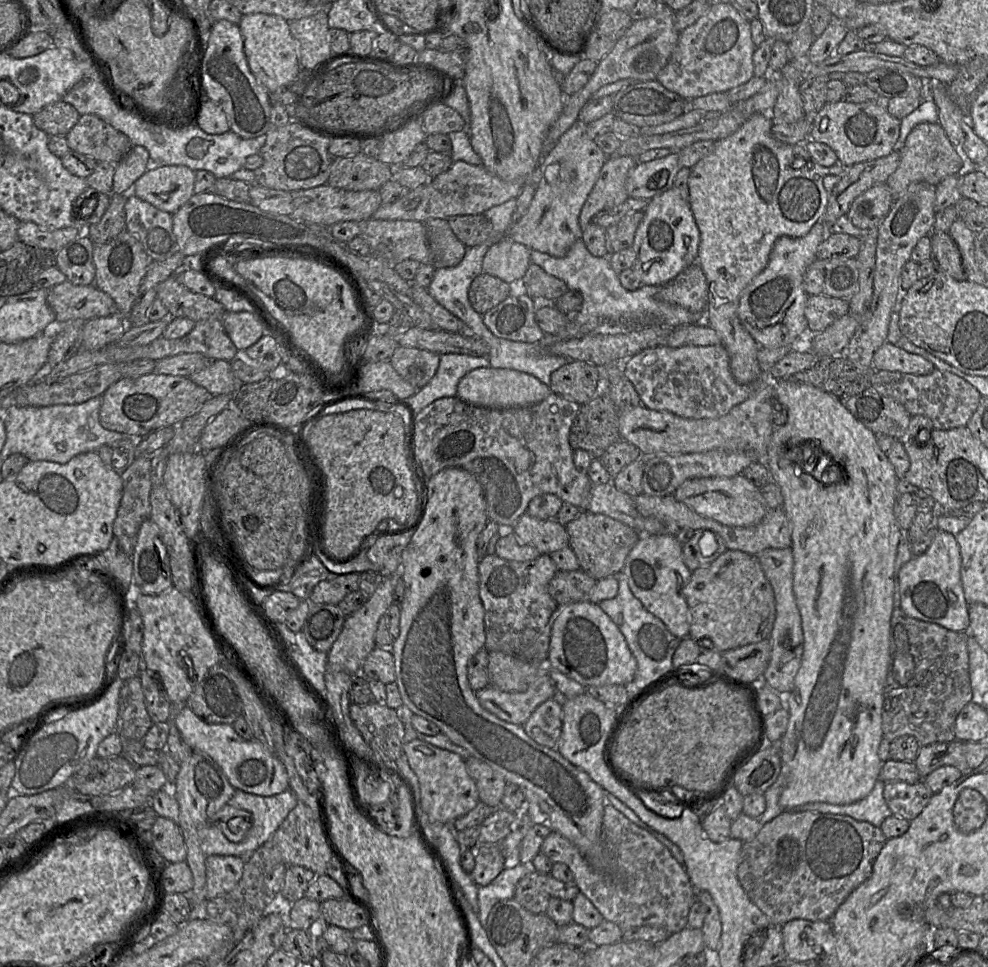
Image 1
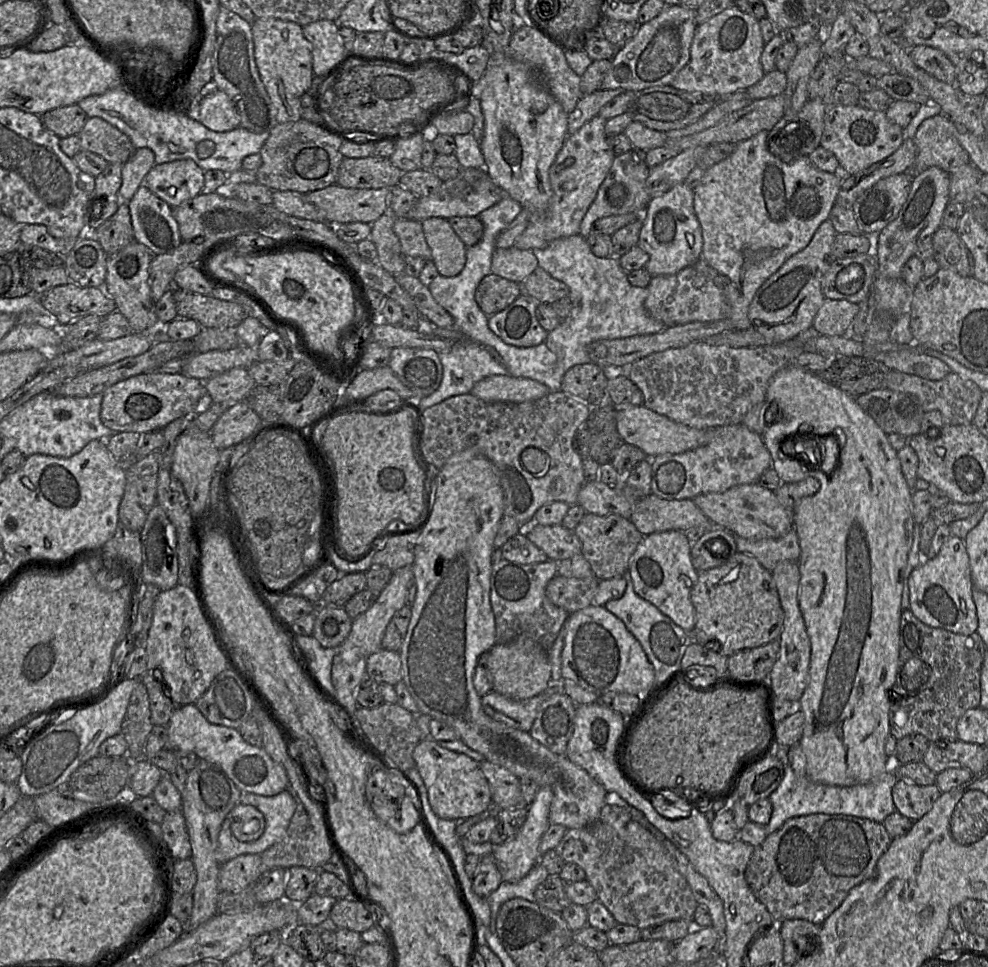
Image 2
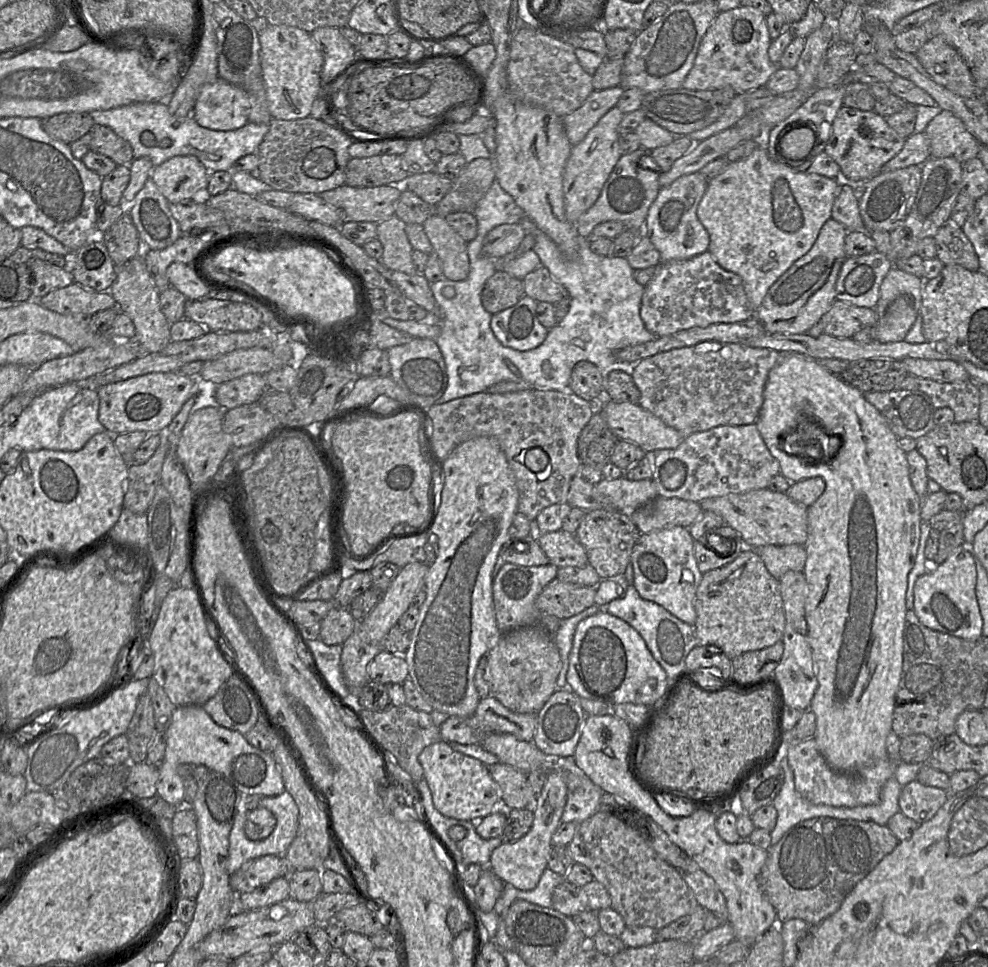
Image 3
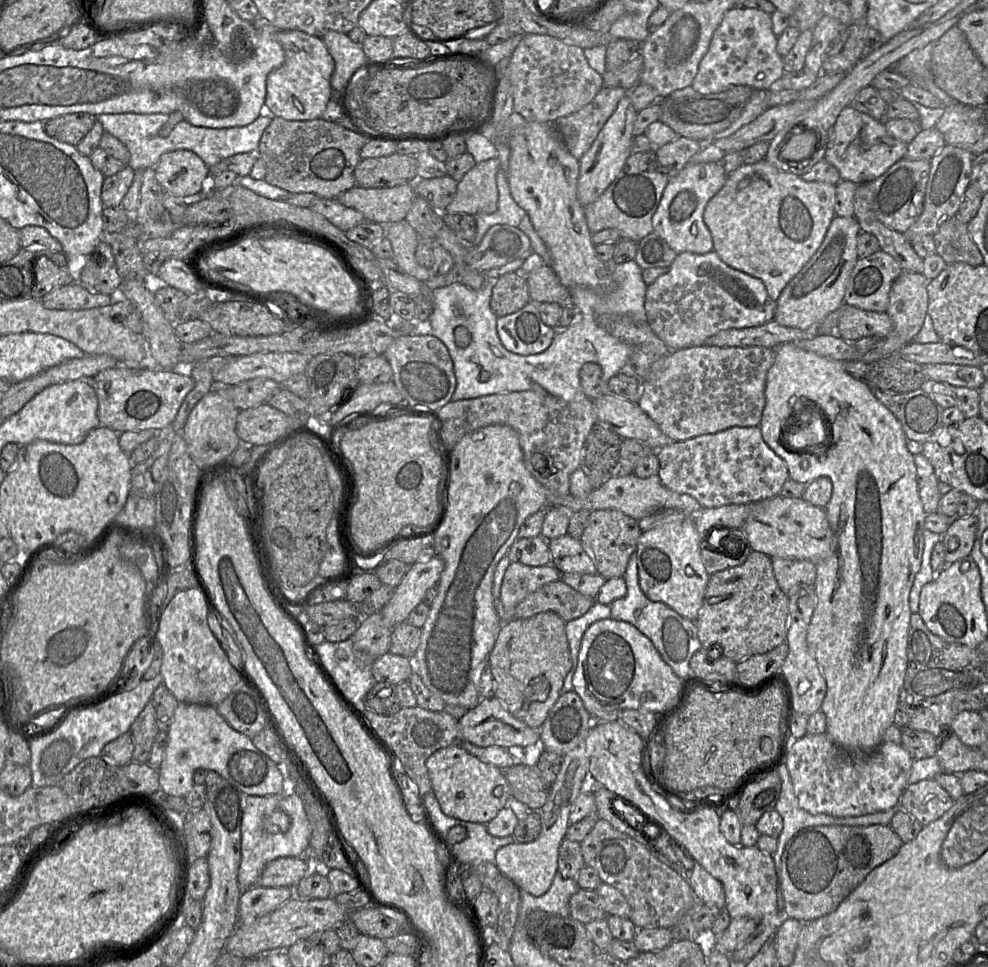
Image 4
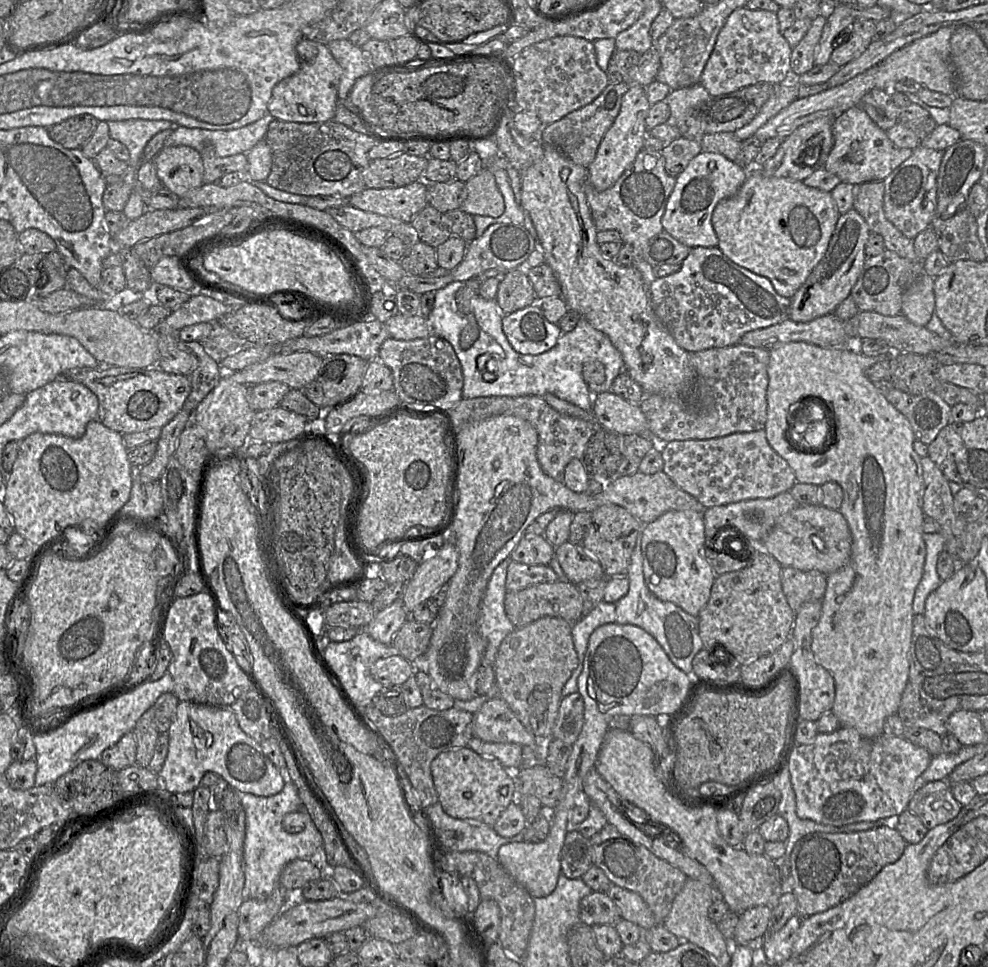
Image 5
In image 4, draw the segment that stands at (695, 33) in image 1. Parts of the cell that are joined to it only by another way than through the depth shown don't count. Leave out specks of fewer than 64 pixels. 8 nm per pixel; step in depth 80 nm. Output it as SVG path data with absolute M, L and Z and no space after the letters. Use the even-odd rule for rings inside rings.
M737 6L727 11L714 31L707 53L690 85L697 93L715 94L735 86L768 90L780 86L785 74L783 57L776 51L778 37L772 31L771 15L756 9Z

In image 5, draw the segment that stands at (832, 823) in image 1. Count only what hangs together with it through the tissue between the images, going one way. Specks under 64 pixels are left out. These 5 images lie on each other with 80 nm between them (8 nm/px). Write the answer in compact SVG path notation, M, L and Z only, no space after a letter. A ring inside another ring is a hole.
M892 823L860 832L814 832L803 836L792 848L786 883L786 889L797 899L796 915L808 917L846 901L885 866L899 860L907 844Z

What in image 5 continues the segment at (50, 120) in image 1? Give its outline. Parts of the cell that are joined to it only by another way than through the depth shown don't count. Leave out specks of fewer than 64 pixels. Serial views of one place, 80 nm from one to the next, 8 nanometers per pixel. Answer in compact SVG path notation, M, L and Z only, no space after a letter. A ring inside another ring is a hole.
M90 114L68 118L48 128L50 137L67 149L81 149L93 135L99 120Z

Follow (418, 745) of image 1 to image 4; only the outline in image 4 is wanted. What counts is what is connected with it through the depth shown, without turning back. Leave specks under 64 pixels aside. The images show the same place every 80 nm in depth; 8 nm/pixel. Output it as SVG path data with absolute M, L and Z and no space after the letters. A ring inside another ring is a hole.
M458 745L441 748L426 760L429 778L442 812L455 819L487 824L494 819L511 796L503 770L482 762Z

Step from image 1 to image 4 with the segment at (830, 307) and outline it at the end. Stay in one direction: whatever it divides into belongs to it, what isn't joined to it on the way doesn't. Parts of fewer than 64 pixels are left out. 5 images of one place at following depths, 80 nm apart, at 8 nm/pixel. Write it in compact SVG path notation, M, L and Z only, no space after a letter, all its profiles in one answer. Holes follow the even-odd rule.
M845 303L838 309L840 309L840 315L835 334L848 342L854 343L856 340L865 336L884 338L893 330L893 322L886 312L863 310Z

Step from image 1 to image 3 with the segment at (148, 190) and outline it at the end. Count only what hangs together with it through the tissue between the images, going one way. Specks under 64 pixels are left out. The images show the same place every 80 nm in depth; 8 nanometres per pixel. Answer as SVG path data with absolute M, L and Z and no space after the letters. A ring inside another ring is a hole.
M192 155L172 157L154 167L151 178L169 203L205 202L210 172Z

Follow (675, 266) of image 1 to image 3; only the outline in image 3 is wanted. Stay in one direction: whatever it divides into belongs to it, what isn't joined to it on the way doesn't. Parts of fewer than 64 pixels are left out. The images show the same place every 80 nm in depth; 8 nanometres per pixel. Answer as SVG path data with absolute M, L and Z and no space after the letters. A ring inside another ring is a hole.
M699 171L681 176L669 186L661 188L656 199L650 206L643 228L643 234L649 238L660 253L662 263L671 260L690 259L708 251L709 235L697 218L697 207L707 189L708 180Z

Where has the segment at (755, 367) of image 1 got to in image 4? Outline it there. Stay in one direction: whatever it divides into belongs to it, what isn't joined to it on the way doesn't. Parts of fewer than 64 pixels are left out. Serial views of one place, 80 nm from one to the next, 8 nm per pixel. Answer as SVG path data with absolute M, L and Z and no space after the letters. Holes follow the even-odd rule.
M764 159L754 164L742 164L739 168L730 172L724 186L706 204L703 213L703 220L712 236L713 251L720 257L720 259L731 268L761 280L769 297L776 301L787 283L802 269L822 244L828 227L836 216L835 196L836 185L825 182L804 181L802 177L776 169Z

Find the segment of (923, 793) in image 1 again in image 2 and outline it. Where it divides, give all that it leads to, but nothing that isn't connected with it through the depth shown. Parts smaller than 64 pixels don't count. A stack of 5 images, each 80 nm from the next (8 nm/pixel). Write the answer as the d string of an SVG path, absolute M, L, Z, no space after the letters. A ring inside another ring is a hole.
M897 780L892 788L896 811L912 821L918 821L925 816L941 794L936 785L919 786L904 780Z

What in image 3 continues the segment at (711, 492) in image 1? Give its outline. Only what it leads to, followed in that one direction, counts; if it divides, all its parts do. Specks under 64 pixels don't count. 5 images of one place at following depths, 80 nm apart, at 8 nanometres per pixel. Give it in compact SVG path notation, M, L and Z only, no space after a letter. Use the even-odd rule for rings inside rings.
M764 488L707 498L699 504L703 511L714 512L721 516L726 525L740 534L748 548L765 545L804 545L808 538L807 507L793 501L786 493Z

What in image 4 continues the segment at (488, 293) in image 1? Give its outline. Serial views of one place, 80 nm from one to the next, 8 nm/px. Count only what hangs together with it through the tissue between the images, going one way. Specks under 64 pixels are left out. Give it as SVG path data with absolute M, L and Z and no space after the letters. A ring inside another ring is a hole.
M516 271L493 281L491 310L499 317L517 312L530 300L526 276Z

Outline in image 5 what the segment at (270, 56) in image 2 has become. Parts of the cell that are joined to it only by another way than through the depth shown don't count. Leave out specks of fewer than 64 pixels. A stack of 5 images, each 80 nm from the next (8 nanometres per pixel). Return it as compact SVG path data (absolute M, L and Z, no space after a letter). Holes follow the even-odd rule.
M301 39L296 46L299 70L274 86L268 113L284 122L321 123L333 120L339 104L342 69L326 45Z

